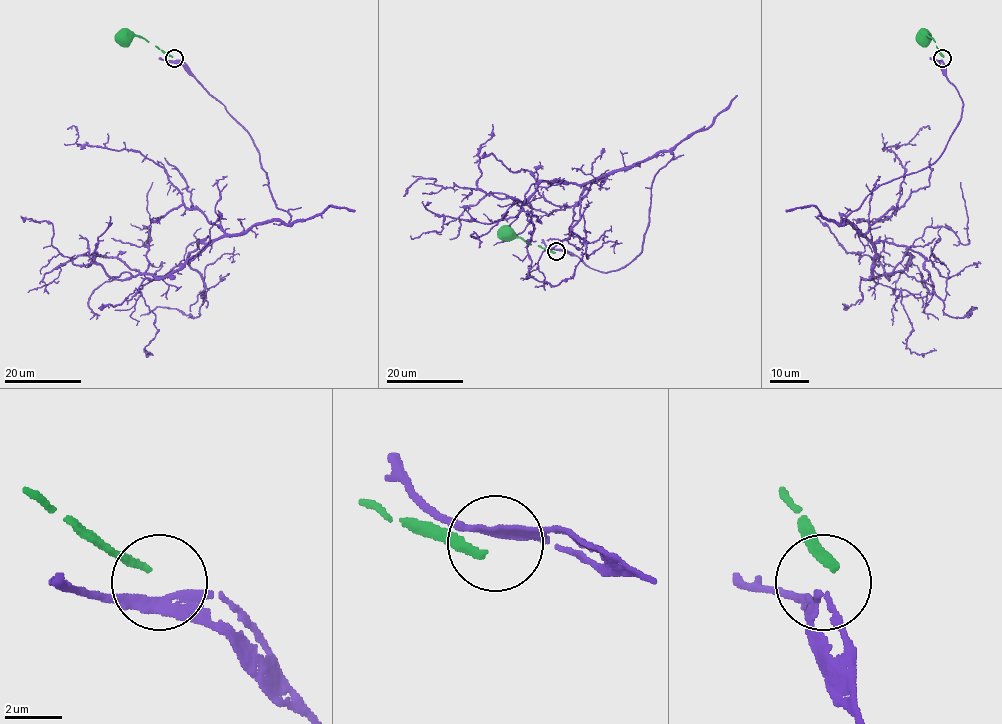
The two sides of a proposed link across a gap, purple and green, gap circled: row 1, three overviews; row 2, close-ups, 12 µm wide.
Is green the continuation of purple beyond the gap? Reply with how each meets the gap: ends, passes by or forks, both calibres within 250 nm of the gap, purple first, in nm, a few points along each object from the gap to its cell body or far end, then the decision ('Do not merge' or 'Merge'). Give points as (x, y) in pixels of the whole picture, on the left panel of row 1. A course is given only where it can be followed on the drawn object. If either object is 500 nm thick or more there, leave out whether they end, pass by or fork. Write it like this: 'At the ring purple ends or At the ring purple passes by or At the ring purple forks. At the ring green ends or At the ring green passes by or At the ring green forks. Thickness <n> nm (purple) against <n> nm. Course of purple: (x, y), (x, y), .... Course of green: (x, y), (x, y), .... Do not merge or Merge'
At the ring purple passes by. At the ring green ends. Thickness 280 nm (purple) against 260 nm. Course of purple: (174, 60), (249, 135), (291, 219), (207, 243), (156, 277), (145, 226), (143, 243), (152, 182). Course of green: (172, 57), (138, 35), (124, 35). Do not merge

